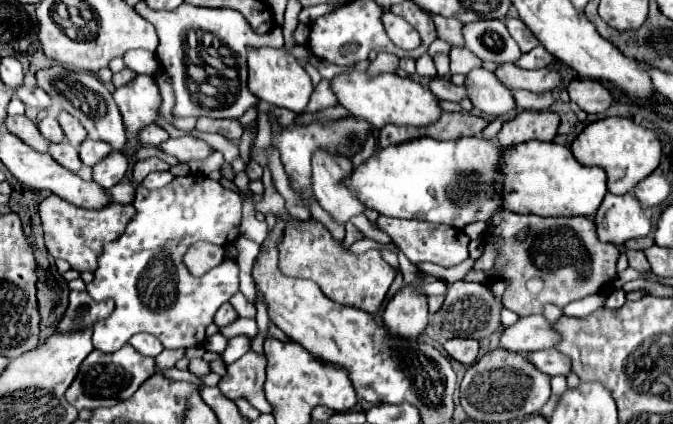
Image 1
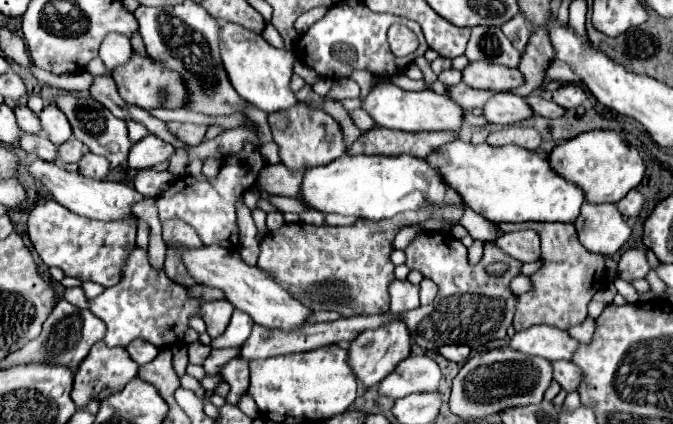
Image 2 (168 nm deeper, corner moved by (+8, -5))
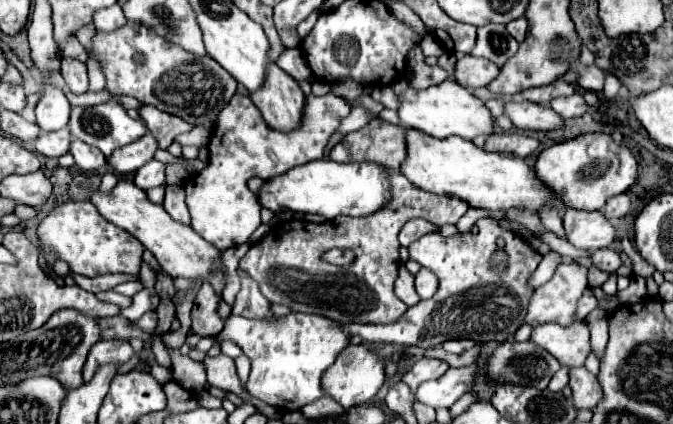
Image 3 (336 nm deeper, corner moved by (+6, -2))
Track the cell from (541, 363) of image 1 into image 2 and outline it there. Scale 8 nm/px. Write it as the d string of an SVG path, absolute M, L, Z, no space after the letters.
M558 360L552 362L554 368L554 380L566 390L566 392L576 392L580 386L580 368L576 368L576 364L566 362L566 360Z

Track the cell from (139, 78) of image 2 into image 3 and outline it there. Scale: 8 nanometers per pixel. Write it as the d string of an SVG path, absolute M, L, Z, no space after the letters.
M128 21L122 29L110 31L110 33L96 33L92 53L100 59L106 75L106 89L114 95L132 95L146 105L154 105L166 113L184 117L184 121L190 121L192 125L202 125L206 119L216 117L232 99L236 93L236 81L222 69L212 57L196 57L190 55L184 49L178 49L178 45L170 45L166 39L158 37L154 31L146 29L144 25Z

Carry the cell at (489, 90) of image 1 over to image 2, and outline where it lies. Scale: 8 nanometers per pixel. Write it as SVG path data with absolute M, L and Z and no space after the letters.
M498 94L492 100L488 100L482 110L484 110L484 116L488 118L488 122L500 124L500 126L518 124L518 122L534 116L528 102L514 94Z

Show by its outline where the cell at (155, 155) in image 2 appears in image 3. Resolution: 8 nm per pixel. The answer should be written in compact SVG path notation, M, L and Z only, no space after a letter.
M148 131L142 139L114 151L114 157L110 157L108 165L116 173L132 173L132 171L138 171L148 161L152 161L156 151L158 151L158 141Z

